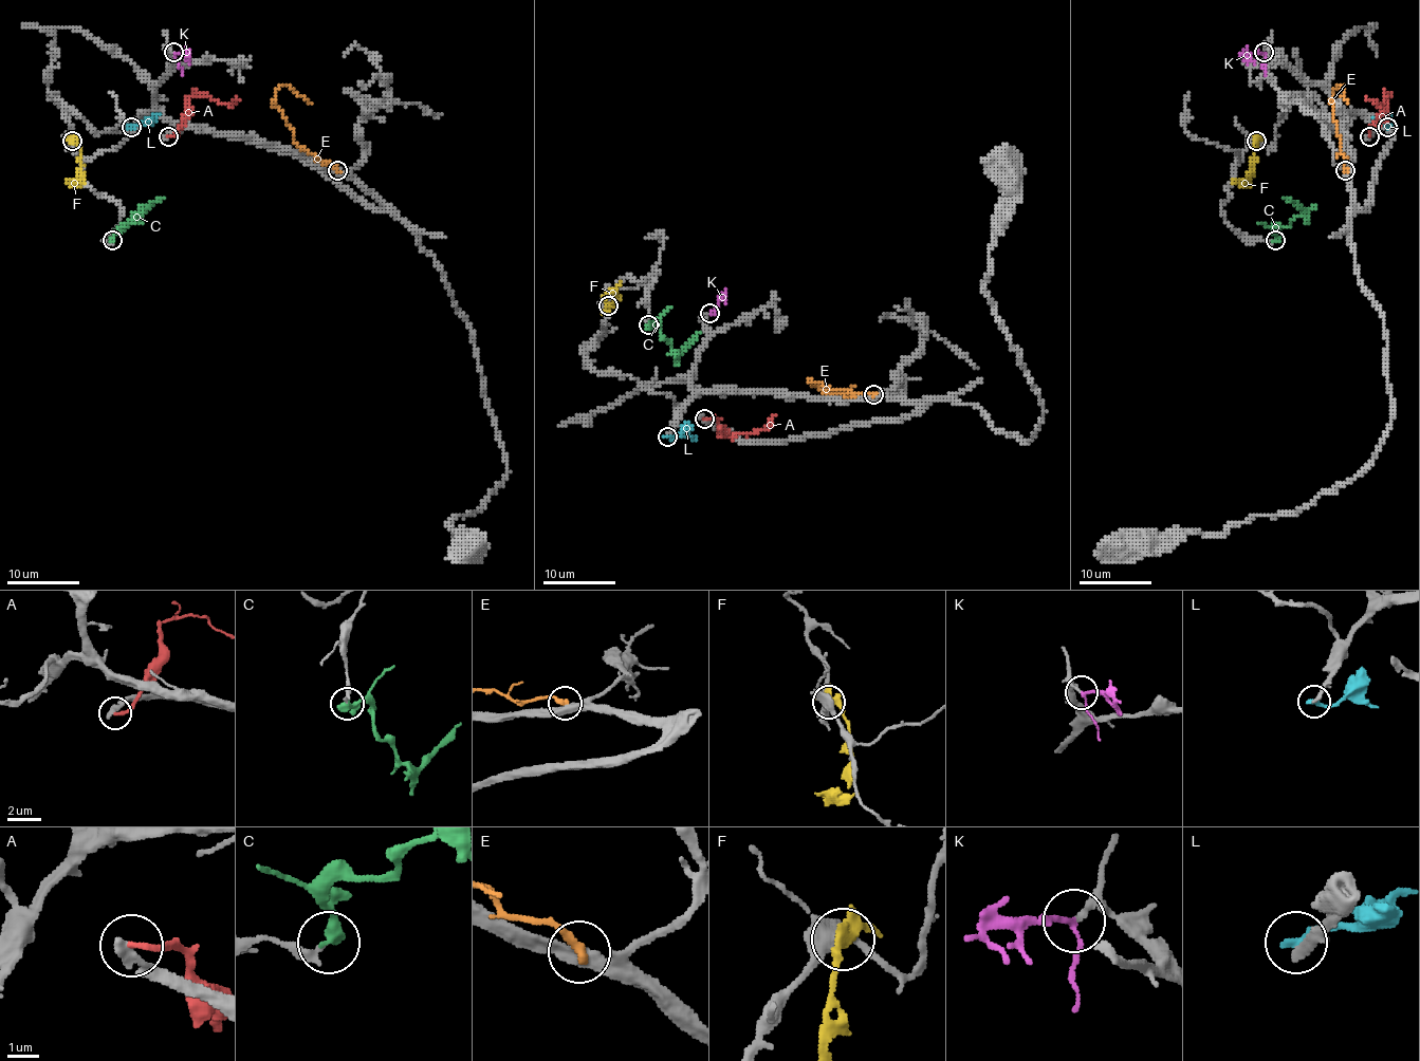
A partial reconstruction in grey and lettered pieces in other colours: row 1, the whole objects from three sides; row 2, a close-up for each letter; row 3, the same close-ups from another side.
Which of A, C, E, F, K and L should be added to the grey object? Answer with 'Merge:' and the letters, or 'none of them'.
Merge: K

